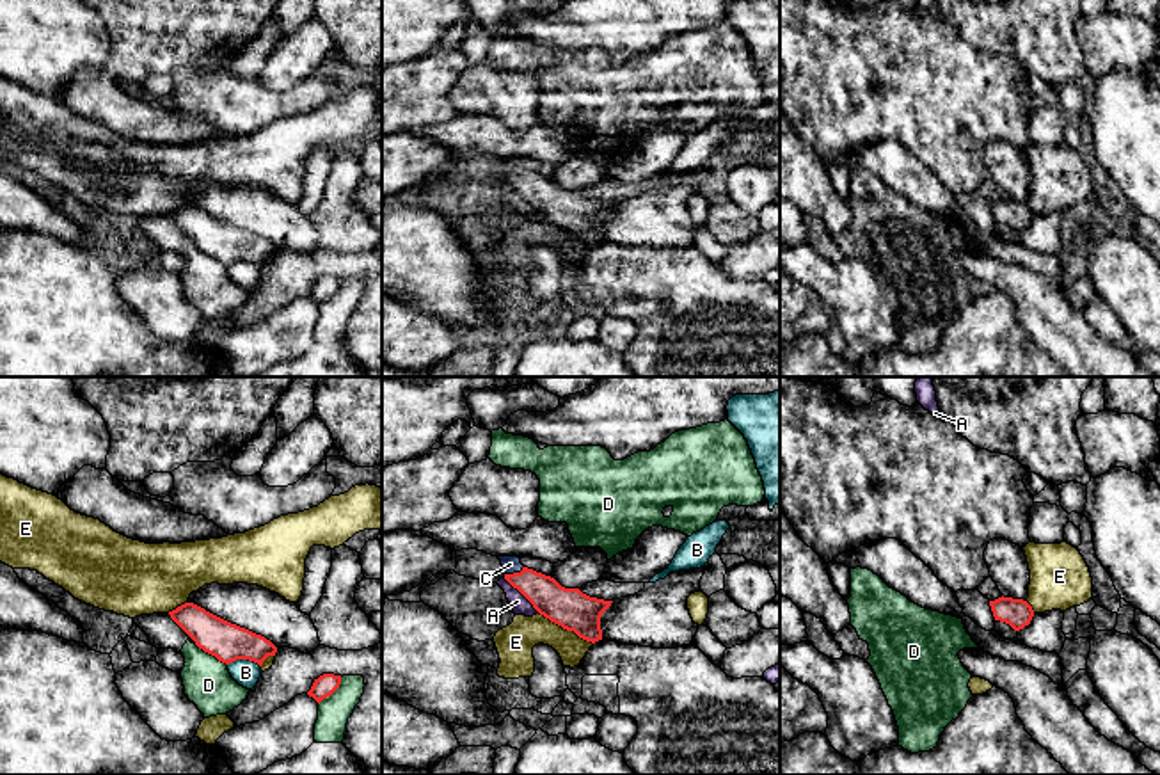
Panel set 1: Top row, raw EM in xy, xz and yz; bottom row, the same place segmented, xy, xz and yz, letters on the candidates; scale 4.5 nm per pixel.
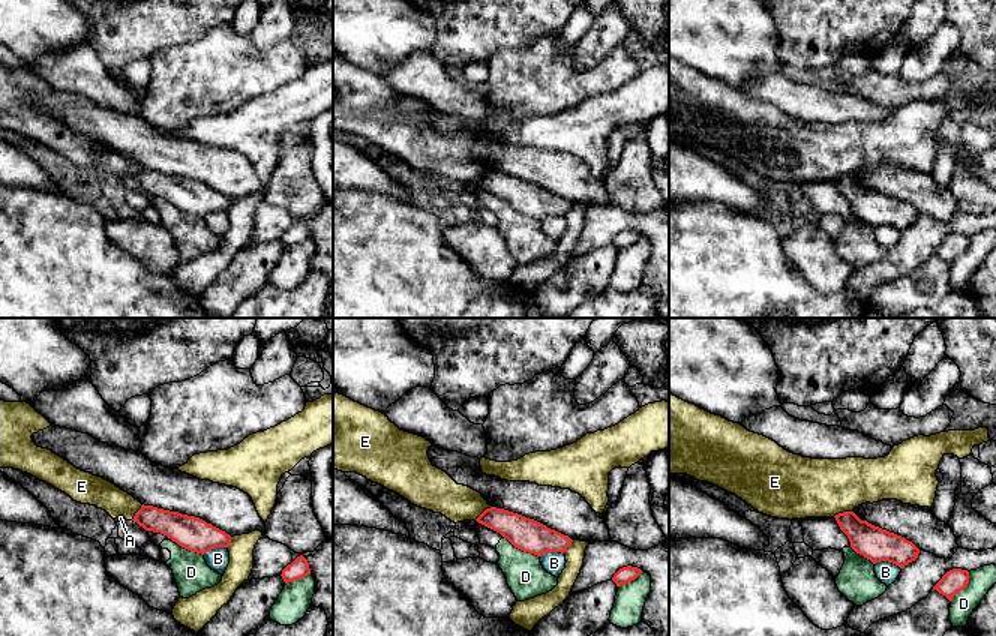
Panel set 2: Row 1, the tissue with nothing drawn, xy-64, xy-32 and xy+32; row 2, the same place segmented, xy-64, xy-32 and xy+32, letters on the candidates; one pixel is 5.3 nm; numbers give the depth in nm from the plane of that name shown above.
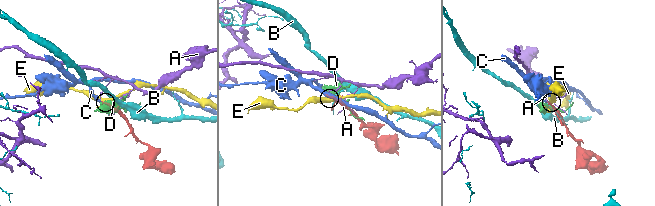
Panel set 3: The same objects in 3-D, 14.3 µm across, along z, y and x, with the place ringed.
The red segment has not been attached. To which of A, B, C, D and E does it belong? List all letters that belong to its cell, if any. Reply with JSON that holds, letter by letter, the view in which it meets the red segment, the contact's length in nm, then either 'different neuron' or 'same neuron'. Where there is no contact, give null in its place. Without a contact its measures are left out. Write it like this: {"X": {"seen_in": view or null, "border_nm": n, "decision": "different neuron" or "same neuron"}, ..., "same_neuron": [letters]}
{"A": {"seen_in": "xz", "border_nm": 220, "decision": "different neuron"}, "B": {"seen_in": "xy", "border_nm": 150, "decision": "different neuron"}, "C": {"seen_in": "xz", "border_nm": 100, "decision": "same neuron"}, "D": {"seen_in": "xy", "border_nm": 180, "decision": "different neuron"}, "E": {"seen_in": "xz", "border_nm": 280, "decision": "different neuron"}, "same_neuron": ["C"]}

